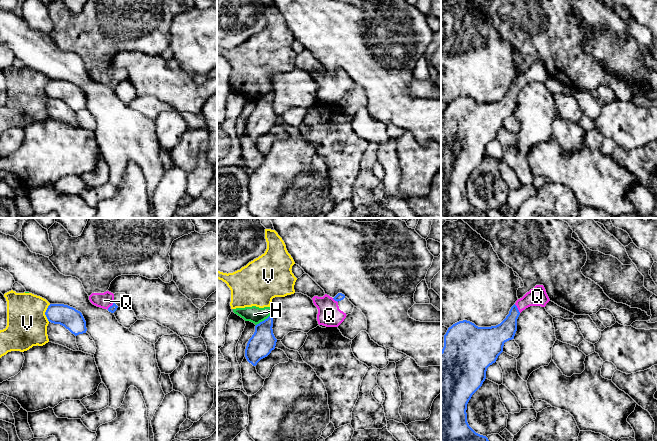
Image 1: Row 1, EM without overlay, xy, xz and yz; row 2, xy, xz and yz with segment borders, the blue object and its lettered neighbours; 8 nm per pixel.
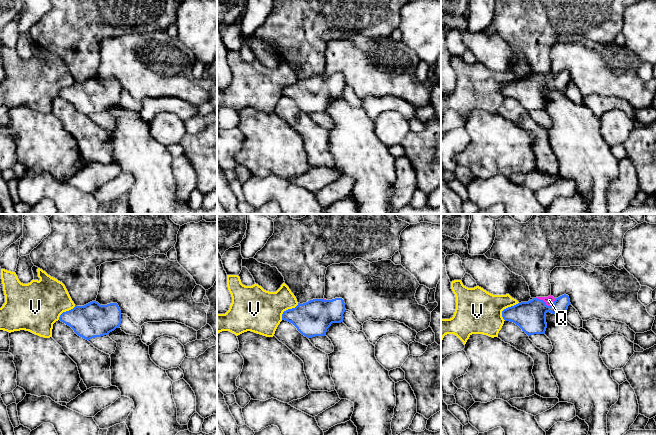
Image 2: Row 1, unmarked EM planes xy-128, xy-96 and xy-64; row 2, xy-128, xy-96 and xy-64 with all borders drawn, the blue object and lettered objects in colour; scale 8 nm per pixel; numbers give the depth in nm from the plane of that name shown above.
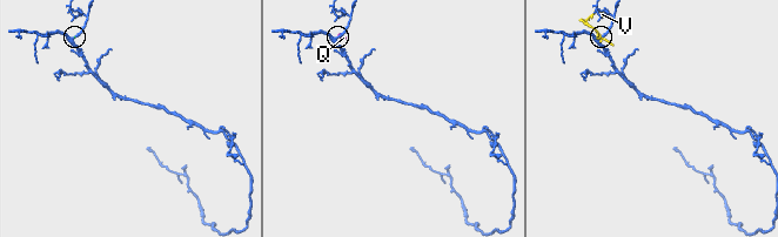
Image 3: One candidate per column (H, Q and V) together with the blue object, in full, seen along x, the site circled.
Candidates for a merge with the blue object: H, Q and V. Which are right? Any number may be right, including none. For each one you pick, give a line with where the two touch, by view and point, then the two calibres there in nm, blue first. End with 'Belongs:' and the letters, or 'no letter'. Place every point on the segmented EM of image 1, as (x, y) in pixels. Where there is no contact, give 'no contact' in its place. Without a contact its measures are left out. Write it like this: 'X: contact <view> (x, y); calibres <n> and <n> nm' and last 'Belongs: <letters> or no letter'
Q: contact yz (517, 308); calibres 160 and 150 nm
Belongs: Q

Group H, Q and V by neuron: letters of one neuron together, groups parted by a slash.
H V / Q

